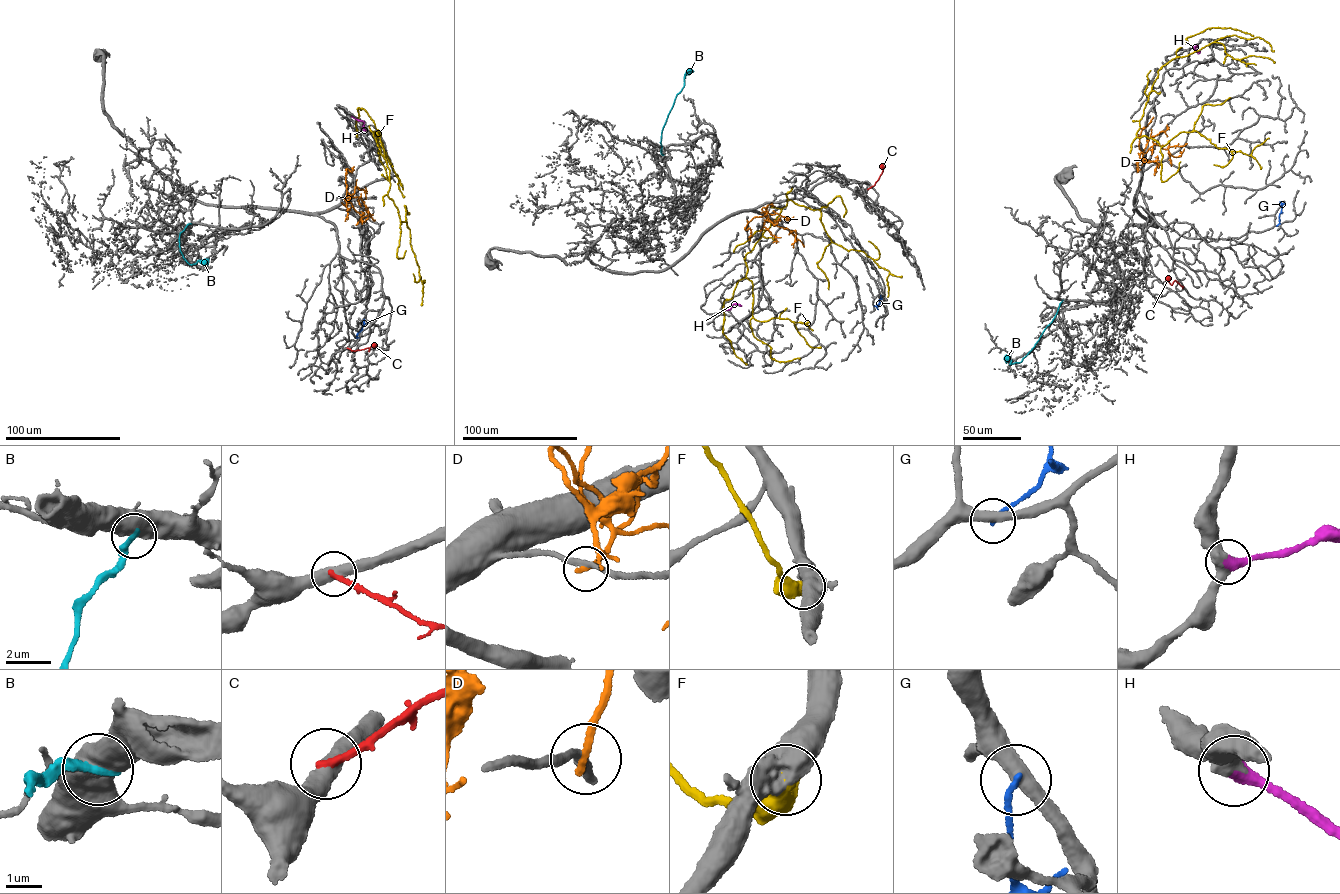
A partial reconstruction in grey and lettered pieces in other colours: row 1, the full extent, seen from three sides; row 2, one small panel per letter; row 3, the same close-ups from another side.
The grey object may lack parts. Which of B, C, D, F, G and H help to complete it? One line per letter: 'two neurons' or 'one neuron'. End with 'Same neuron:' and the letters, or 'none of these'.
B: two neurons
C: two neurons
D: two neurons
F: two neurons
G: two neurons
H: one neuron
Same neuron: H

